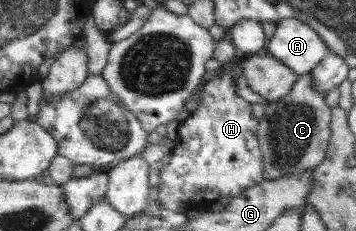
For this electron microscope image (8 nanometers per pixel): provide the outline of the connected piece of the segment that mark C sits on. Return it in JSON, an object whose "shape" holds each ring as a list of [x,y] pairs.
{"shape":[[[310,74],[299,77],[287,94],[268,102],[263,107],[263,115],[257,119],[256,137],[264,180],[313,171],[325,157],[330,137],[330,108],[323,101],[325,92],[312,87]]]}

